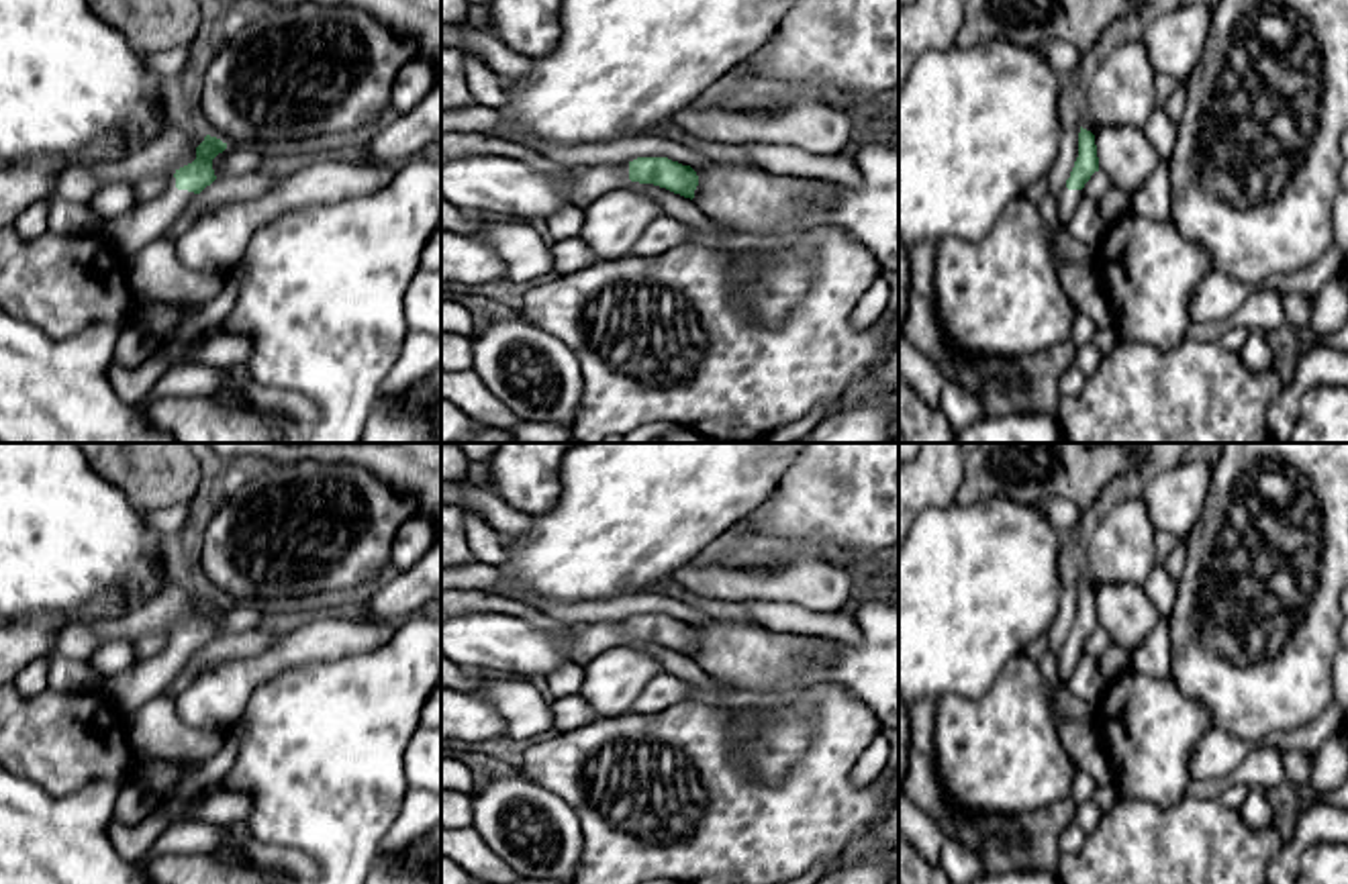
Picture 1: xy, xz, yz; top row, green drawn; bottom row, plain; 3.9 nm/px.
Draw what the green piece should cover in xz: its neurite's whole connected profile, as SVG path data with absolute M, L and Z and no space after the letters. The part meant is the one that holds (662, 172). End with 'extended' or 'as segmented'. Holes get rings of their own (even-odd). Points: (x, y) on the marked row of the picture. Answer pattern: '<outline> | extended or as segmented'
M637 157L629 161L629 180L660 186L690 200L699 186L699 176L690 165L668 157Z | as segmented

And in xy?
M206 135L204 141L196 147L196 159L176 169L176 188L200 194L206 186L210 186L216 180L212 159L225 149L227 143Z | as segmented

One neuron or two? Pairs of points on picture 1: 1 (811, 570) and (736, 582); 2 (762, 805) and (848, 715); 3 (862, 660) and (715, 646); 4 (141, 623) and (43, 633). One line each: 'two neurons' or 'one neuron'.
1: one neuron
2: one neuron
3: two neurons
4: two neurons

